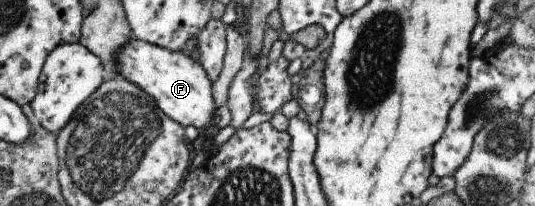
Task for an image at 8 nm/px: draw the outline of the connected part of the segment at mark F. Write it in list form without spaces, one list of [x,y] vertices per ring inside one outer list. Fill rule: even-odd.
[[[133,36],[118,49],[116,73],[130,83],[148,93],[166,117],[180,123],[184,128],[193,125],[196,129],[206,129],[214,116],[211,83],[204,69],[182,51],[172,51]]]

